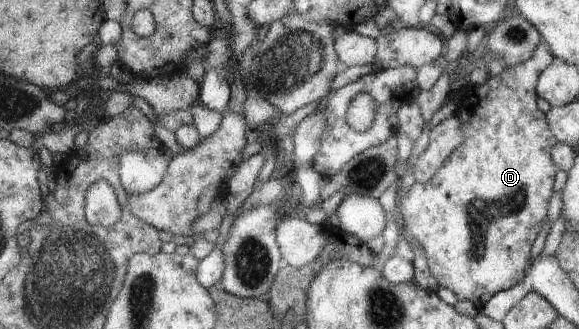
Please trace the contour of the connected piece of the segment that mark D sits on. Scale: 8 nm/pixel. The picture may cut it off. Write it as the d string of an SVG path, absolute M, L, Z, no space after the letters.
M539 47L536 55L533 55L529 62L518 64L511 68L507 67L503 71L497 71L483 85L473 87L477 96L477 103L471 105L471 110L467 113L460 115L464 136L461 146L456 151L453 151L448 162L445 163L445 166L433 179L425 183L415 181L405 195L397 197L396 210L400 220L399 227L403 227L405 232L423 248L430 273L437 281L438 286L453 292L460 301L472 302L478 311L481 311L496 294L511 291L526 279L527 270L532 267L531 249L533 249L533 243L535 243L535 239L537 239L537 235L539 235L539 231L541 231L541 227L543 227L543 223L545 223L545 219L549 215L547 207L549 207L549 197L553 193L553 175L555 175L552 150L557 142L553 138L552 128L547 121L546 114L537 105L538 94L536 93L536 88L540 76L555 61L551 51L547 52L543 47Z

